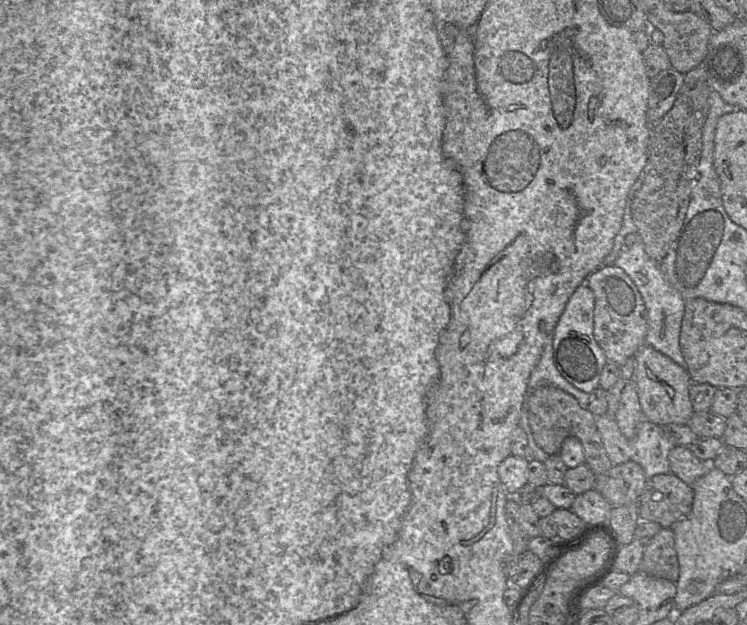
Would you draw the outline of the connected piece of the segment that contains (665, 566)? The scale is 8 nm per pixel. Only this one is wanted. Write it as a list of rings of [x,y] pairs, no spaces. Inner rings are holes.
[[[662,528],[646,543],[639,571],[674,583],[678,580],[679,563],[670,528]]]

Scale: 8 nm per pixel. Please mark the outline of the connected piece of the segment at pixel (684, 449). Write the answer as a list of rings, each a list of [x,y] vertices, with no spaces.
[[[675,445],[668,454],[670,472],[688,485],[692,485],[709,469],[710,463],[698,459],[688,446]]]

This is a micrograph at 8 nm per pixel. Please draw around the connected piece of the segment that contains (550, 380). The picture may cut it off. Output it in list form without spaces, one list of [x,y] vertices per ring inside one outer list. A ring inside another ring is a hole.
[[[551,341],[546,344],[538,363],[530,374],[528,380],[528,392],[541,386],[559,388],[572,395],[578,401],[580,406],[587,408],[589,394],[575,388],[565,380],[557,370],[554,364],[553,345]]]

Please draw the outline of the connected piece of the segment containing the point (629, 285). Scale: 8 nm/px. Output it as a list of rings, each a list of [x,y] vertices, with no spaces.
[[[604,265],[589,275],[587,285],[594,294],[594,338],[609,362],[623,364],[646,344],[647,311],[631,278],[618,266]]]

